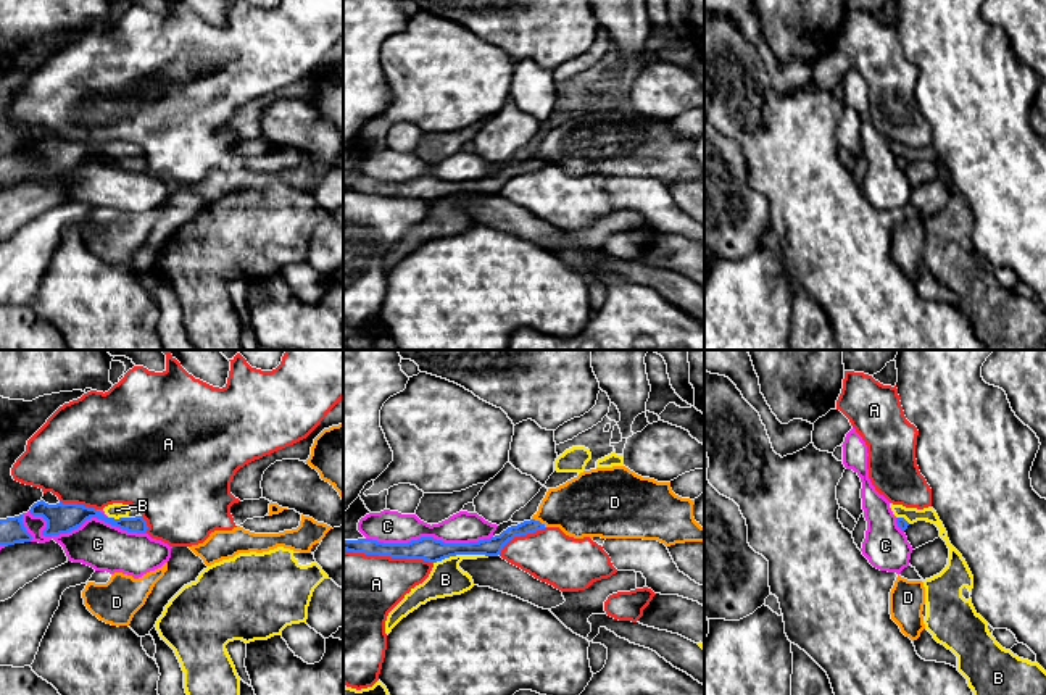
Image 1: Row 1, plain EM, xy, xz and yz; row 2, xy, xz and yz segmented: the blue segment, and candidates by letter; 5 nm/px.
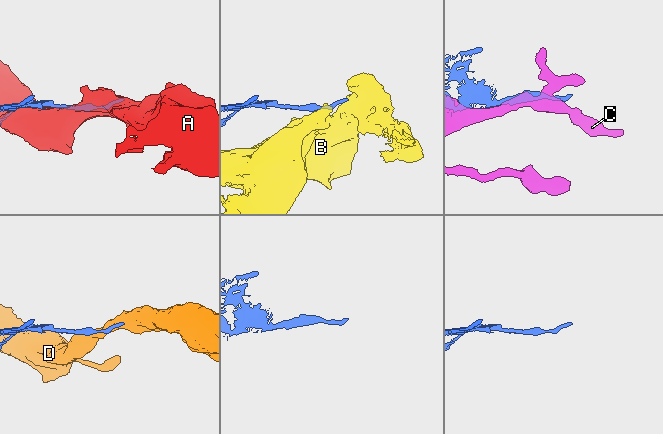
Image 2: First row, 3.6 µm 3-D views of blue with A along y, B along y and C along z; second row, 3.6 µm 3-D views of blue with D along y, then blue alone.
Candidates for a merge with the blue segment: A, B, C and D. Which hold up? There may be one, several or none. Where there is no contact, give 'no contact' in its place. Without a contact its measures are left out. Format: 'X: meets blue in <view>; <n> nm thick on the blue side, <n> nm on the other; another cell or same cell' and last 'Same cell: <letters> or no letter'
A: meets blue in xz; 120 nm thick on the blue side, 400 nm on the other; another cell
B: meets blue in xz; 120 nm thick on the blue side, 170 nm on the other; another cell
C: meets blue in xy; 160 nm thick on the blue side, 240 nm on the other; another cell
D: meets blue in xz; 80 nm thick on the blue side, 300 nm on the other; another cell
Same cell: no letter

